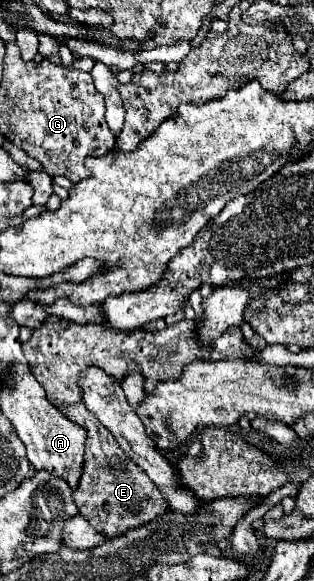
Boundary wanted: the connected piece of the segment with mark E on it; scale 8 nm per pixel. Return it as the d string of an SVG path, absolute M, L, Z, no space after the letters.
M81 402L63 404L57 408L63 412L63 416L67 420L85 428L87 436L89 436L87 446L85 446L87 462L83 466L81 482L79 482L77 490L73 492L73 500L79 508L79 514L83 518L87 518L87 522L95 530L99 530L99 534L103 534L107 540L111 540L119 534L125 534L131 528L151 522L155 516L169 510L167 500L163 498L163 494L155 486L155 482L151 482L151 478L147 478L147 474L143 474L143 470L139 470L139 466L135 466L135 462L131 462L131 458L127 458L127 454L123 454L117 440L111 436L111 432Z

